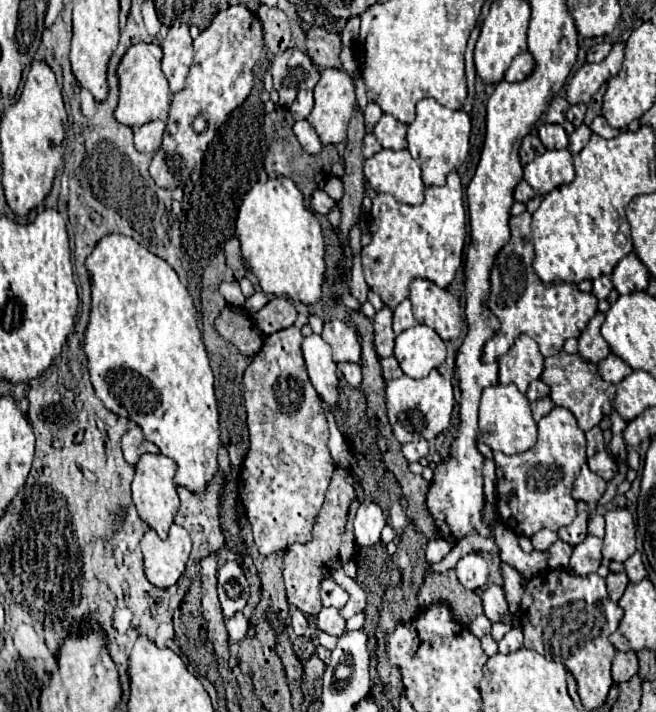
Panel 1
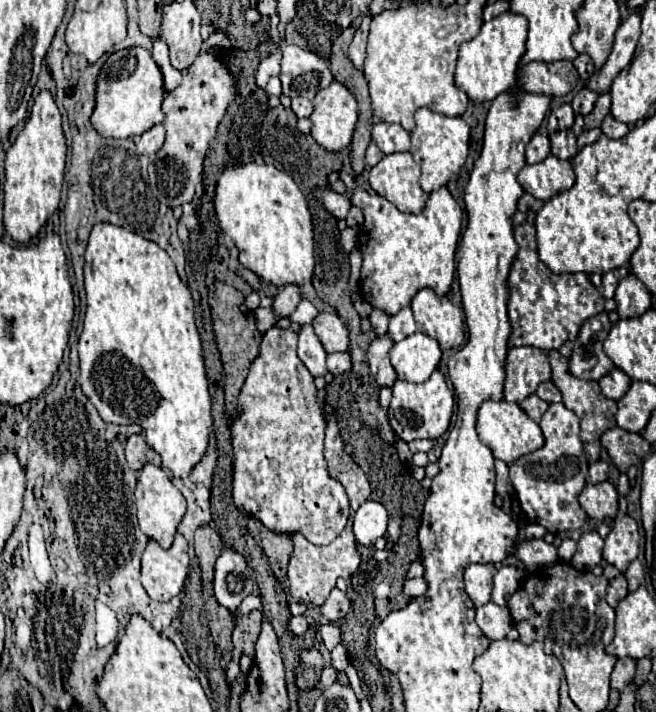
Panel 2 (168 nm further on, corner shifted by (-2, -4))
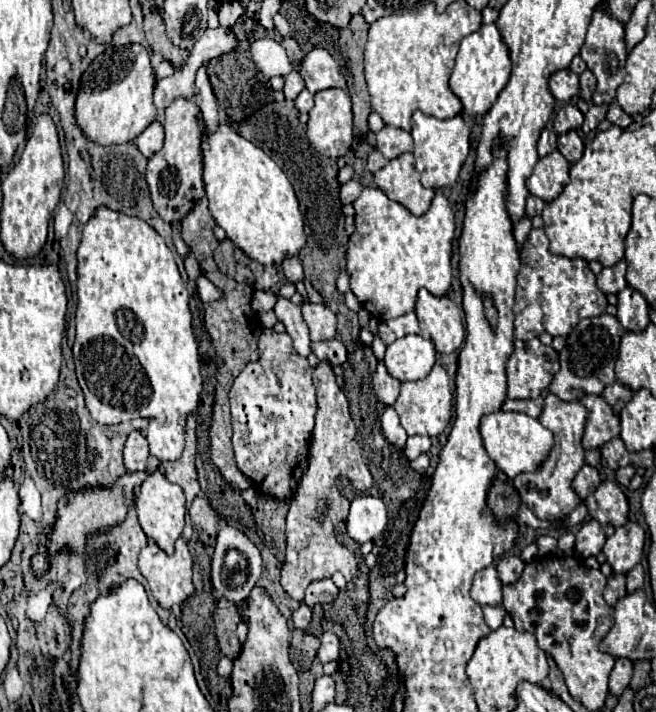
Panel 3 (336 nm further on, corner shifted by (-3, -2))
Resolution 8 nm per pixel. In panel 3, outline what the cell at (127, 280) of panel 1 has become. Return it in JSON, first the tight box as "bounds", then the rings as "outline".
{"bounds":[73,208,201,462],"outline":[[[97,208],[95,214],[89,218],[89,222],[83,226],[83,240],[77,248],[77,312],[75,312],[75,342],[73,342],[73,360],[77,366],[77,380],[79,386],[83,388],[85,394],[85,404],[91,412],[91,416],[99,422],[99,424],[117,424],[119,418],[125,422],[129,418],[137,418],[143,416],[149,420],[149,428],[147,428],[147,442],[149,442],[149,450],[153,456],[157,456],[161,462],[169,462],[169,460],[177,460],[183,452],[183,438],[185,438],[185,428],[181,426],[179,418],[191,414],[193,410],[197,410],[199,404],[199,394],[201,394],[201,372],[199,372],[199,354],[197,354],[197,340],[191,328],[191,312],[189,312],[189,292],[187,286],[177,270],[177,264],[173,260],[171,250],[167,248],[165,240],[145,222],[139,220],[135,216],[127,216],[123,212],[115,212],[111,208]]]}

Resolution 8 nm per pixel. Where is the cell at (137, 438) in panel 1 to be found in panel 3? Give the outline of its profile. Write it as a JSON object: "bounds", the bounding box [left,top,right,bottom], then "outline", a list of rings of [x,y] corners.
{"bounds":[123,430,161,472],"outline":[[[137,430],[131,432],[129,438],[127,438],[123,458],[125,458],[125,468],[131,470],[131,472],[135,472],[135,470],[155,472],[161,466],[161,462],[155,456],[151,456],[147,440]]]}

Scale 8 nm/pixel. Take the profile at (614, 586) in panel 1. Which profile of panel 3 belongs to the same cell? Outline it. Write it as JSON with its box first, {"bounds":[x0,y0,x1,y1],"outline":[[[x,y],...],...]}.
{"bounds":[603,574,627,606],"outline":[[[611,574],[607,578],[607,586],[605,586],[605,592],[603,592],[605,602],[609,606],[615,606],[617,600],[621,600],[625,594],[627,594],[627,590],[625,590],[625,576],[623,574]]]}

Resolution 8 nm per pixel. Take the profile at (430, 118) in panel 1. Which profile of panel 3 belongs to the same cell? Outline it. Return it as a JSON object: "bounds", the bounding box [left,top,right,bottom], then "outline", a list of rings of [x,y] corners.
{"bounds":[411,112,469,188],"outline":[[[423,112],[413,114],[413,130],[411,136],[415,140],[413,156],[417,160],[417,172],[421,174],[421,184],[425,188],[443,188],[455,184],[459,170],[469,154],[469,128],[461,116],[451,120],[439,120],[433,116],[425,116]]]}

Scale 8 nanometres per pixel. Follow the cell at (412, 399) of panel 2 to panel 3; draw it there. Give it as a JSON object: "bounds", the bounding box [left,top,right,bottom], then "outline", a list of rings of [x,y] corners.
{"bounds":[393,364,453,436],"outline":[[[435,364],[427,378],[415,380],[415,382],[403,382],[401,392],[393,404],[401,418],[401,426],[407,430],[409,436],[425,434],[425,436],[439,436],[449,420],[451,420],[451,408],[453,408],[453,384],[447,372]]]}

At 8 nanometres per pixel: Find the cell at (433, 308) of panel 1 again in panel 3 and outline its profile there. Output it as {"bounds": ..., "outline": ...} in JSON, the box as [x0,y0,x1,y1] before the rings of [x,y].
{"bounds":[415,288,465,354],"outline":[[[425,288],[419,290],[415,314],[423,336],[431,338],[439,354],[451,354],[461,348],[465,340],[463,312],[447,296],[433,296]]]}

